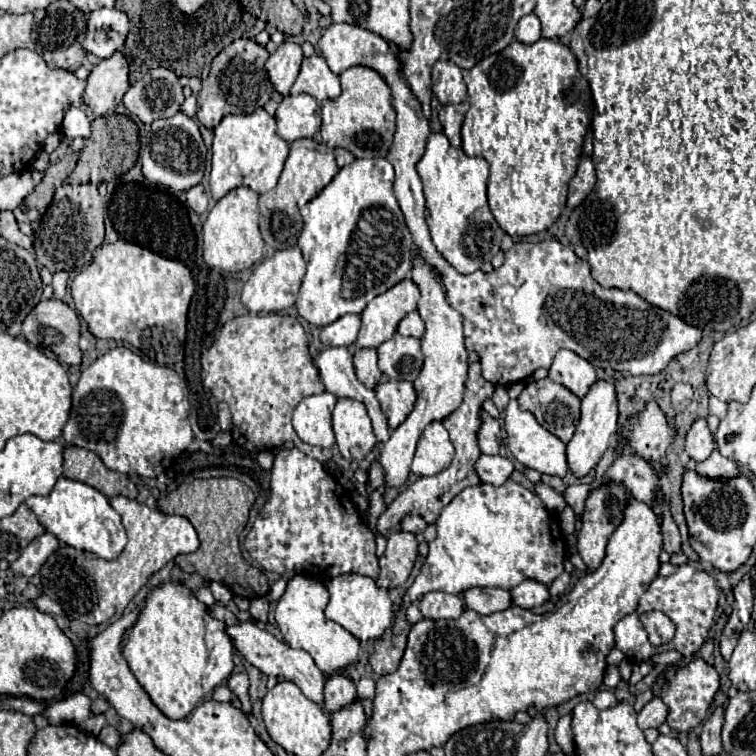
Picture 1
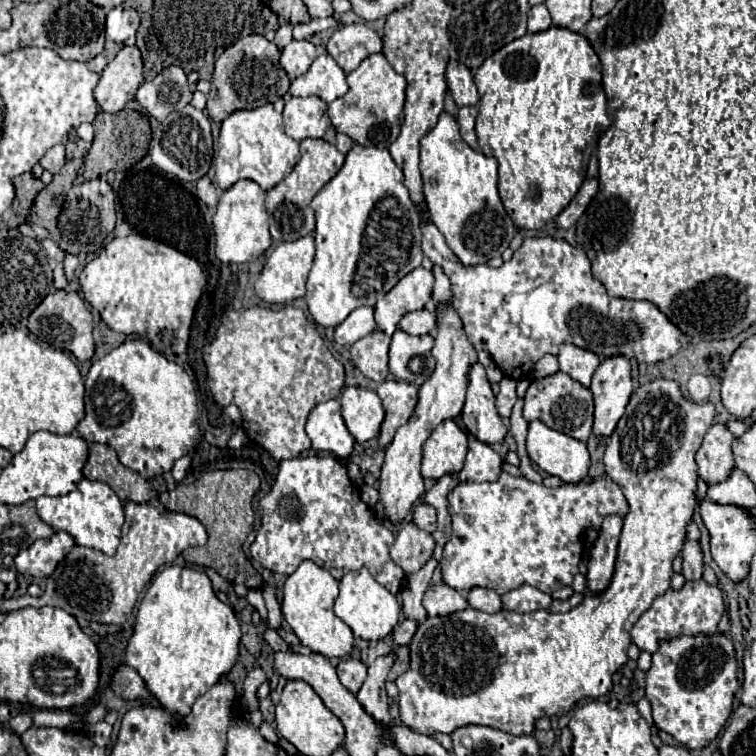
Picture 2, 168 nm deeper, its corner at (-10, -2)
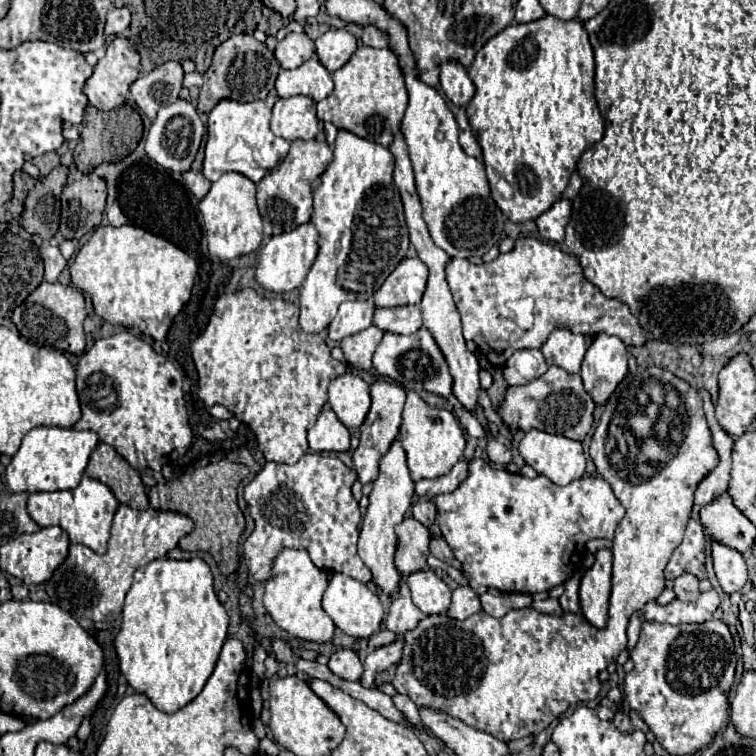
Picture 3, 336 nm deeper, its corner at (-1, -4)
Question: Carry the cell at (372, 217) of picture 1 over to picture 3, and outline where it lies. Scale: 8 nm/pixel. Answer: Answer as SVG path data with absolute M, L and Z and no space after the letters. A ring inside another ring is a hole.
M341 129L333 153L333 163L311 185L311 223L319 235L319 253L299 287L299 323L307 333L321 333L343 301L371 299L409 249L409 231L401 197L393 185L393 155L389 149Z

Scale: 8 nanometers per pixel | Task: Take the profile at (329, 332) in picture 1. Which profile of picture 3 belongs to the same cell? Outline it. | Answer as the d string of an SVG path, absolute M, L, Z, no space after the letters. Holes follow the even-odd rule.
M345 301L339 307L337 317L329 325L329 339L341 341L349 335L367 329L373 321L373 311L373 301Z

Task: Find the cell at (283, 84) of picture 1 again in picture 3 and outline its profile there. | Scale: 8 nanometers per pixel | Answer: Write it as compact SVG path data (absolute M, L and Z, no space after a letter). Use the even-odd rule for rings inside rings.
M289 33L283 41L277 43L275 59L283 69L297 69L301 63L305 63L315 53L313 41L301 33Z

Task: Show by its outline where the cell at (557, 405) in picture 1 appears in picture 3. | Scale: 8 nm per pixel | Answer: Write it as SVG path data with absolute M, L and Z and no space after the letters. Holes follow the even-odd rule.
M551 365L539 379L519 387L509 387L505 403L499 407L499 415L511 429L541 429L553 435L563 435L567 439L583 441L593 423L593 409L593 399L583 389L581 377L565 373L561 367Z

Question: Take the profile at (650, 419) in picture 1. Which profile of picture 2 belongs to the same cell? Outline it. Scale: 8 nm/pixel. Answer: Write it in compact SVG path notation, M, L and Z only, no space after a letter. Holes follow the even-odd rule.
M662 377L654 379L652 383L648 381L640 385L638 391L632 393L630 403L626 407L634 411L634 407L638 407L642 399L654 399L654 395L666 395L666 399L674 399L674 403L682 407L682 415L686 415L682 417L682 423L678 423L678 427L674 429L674 435L678 433L678 451L674 451L674 455L670 455L670 459L666 459L662 467L654 467L654 471L642 471L642 475L638 475L638 471L630 471L630 467L622 463L622 431L626 431L626 419L618 421L618 427L606 441L606 475L620 485L630 505L630 513L624 517L616 571L610 587L598 595L584 593L584 601L568 613L550 613L548 609L540 609L534 613L498 611L490 615L468 607L446 617L428 617L424 623L418 625L408 645L410 669L396 679L396 685L400 689L400 717L412 731L434 735L452 733L454 729L464 725L486 725L510 735L532 735L536 719L562 717L580 699L600 699L610 693L612 675L628 661L626 651L632 643L632 625L640 619L644 611L650 609L656 597L664 595L670 589L670 579L674 575L672 561L682 551L686 527L692 521L692 513L696 507L698 465L694 455L714 419L714 405L710 401L694 403L682 395L678 381Z

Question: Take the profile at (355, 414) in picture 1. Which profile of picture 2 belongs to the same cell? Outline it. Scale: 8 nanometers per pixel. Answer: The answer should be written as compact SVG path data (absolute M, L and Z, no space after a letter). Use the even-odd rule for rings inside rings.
M344 387L340 405L346 427L358 443L364 443L378 435L384 421L384 409L376 391L370 391L366 387Z

